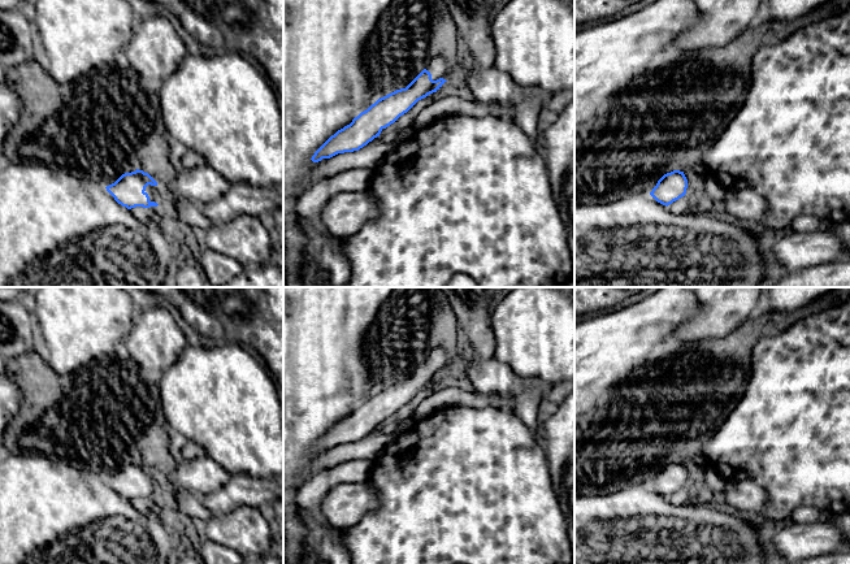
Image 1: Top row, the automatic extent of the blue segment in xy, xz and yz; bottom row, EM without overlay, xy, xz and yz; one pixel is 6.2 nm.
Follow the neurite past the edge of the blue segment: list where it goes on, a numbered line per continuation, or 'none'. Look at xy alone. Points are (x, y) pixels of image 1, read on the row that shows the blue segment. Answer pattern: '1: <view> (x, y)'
1: xy (154, 191)

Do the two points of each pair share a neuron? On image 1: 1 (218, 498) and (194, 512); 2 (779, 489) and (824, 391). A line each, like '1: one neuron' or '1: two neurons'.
1: two neurons
2: one neuron

